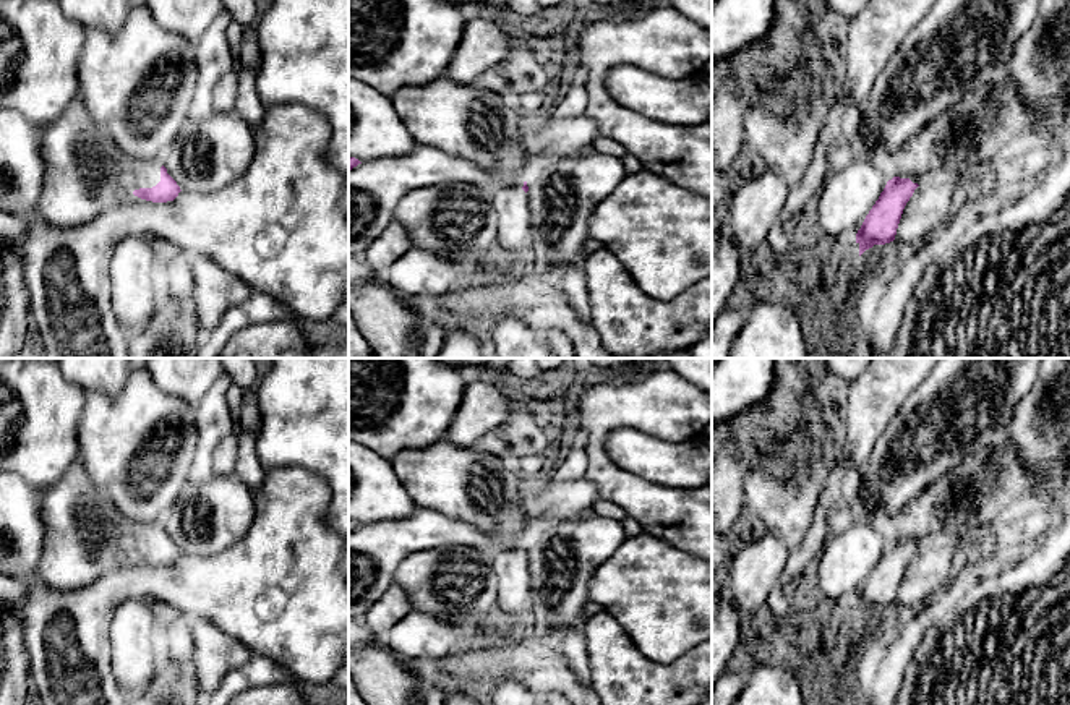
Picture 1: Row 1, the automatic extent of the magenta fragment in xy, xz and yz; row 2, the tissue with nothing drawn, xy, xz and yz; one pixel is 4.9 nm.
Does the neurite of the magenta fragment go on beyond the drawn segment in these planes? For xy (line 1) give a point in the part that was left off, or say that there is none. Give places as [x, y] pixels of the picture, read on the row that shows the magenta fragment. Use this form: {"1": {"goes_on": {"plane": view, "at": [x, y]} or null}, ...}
{"1": {"goes_on": {"plane": "xy", "at": [143, 174]}}}

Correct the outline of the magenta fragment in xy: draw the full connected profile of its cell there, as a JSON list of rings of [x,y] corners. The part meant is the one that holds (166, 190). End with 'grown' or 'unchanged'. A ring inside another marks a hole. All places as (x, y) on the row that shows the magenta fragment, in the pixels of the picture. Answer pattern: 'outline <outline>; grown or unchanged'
outline [[[162,157],[143,160],[133,159],[126,165],[133,194],[152,201],[173,201],[182,191],[177,182],[167,173]]]; grown

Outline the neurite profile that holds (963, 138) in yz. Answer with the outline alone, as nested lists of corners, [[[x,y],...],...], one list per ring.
[[[1004,65],[994,81],[978,83],[955,105],[937,115],[905,147],[897,151],[885,164],[887,182],[893,177],[919,178],[937,169],[955,170],[965,182],[982,170],[1007,141],[1028,128],[1036,130],[1038,125]]]

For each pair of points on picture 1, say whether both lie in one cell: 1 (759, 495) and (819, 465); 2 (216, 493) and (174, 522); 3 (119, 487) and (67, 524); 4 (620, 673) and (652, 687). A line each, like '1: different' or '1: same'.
1: same
2: same
3: different
4: same

